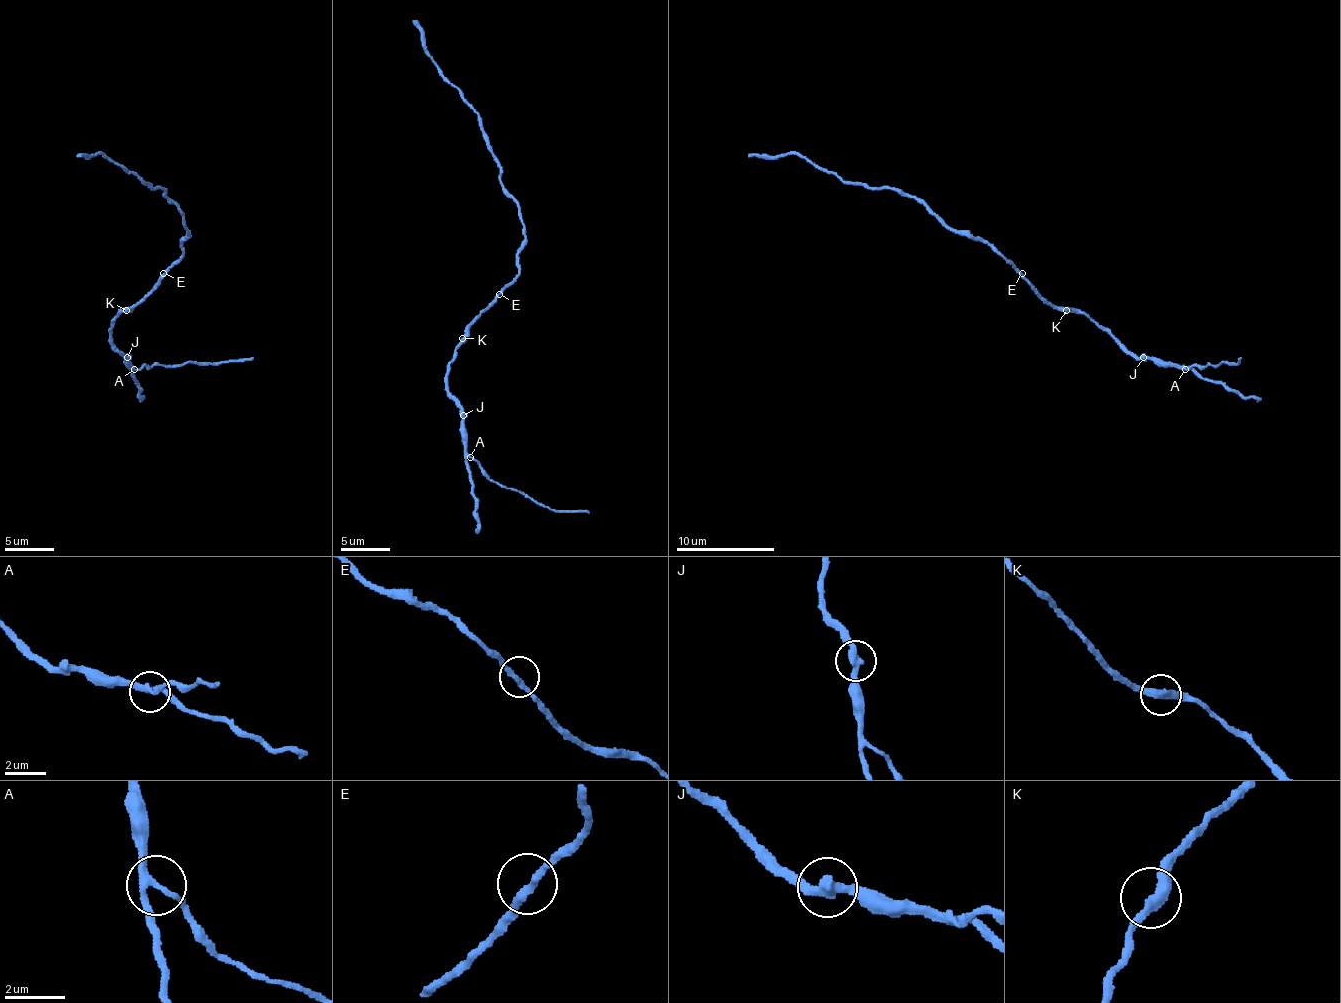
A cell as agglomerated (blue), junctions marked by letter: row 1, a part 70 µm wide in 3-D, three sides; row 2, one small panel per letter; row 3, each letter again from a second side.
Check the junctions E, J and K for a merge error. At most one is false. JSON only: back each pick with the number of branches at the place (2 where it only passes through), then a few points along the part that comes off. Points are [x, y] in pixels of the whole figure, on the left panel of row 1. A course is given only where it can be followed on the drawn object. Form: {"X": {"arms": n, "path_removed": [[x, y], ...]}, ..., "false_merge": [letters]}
{"false_merge": []}

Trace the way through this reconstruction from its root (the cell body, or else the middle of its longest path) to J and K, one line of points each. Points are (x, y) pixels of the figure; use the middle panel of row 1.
J: (499, 294), (470, 326), (470, 333), (455, 351), (455, 360), (447, 373), (447, 392), (462, 410), (462, 415)
K: (499, 294), (480, 314), (462, 338)

